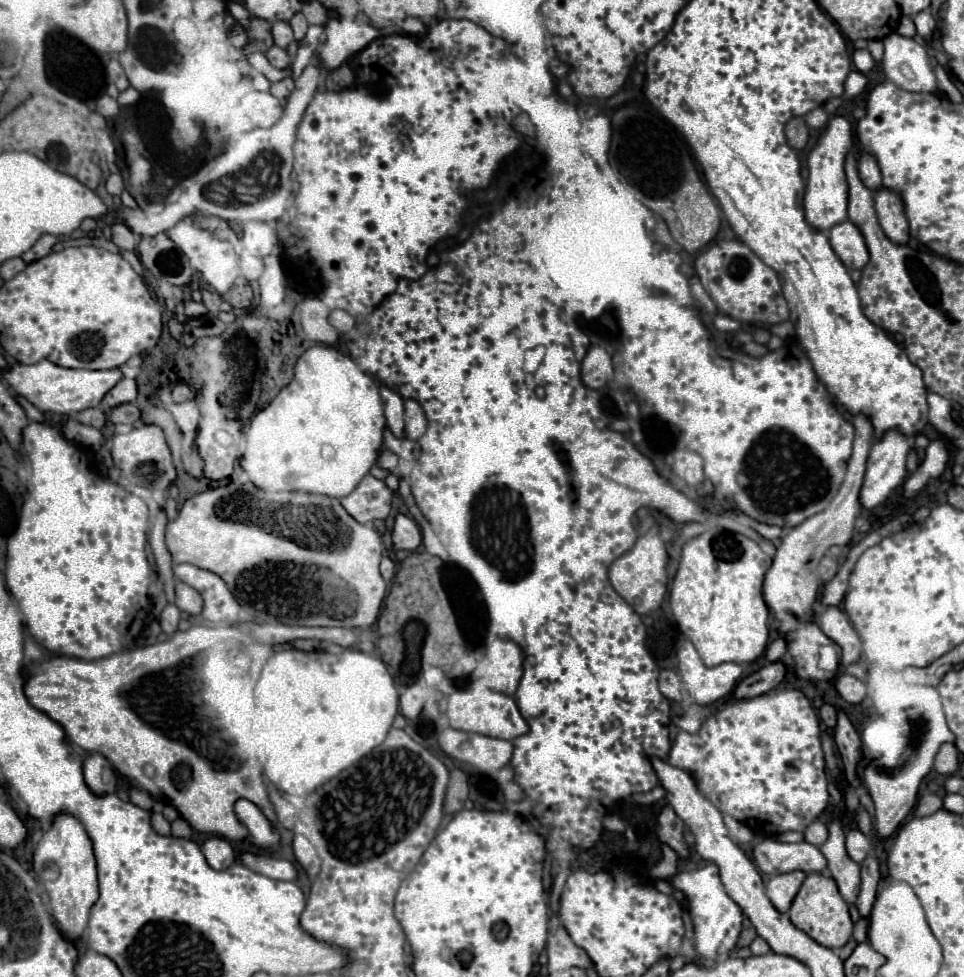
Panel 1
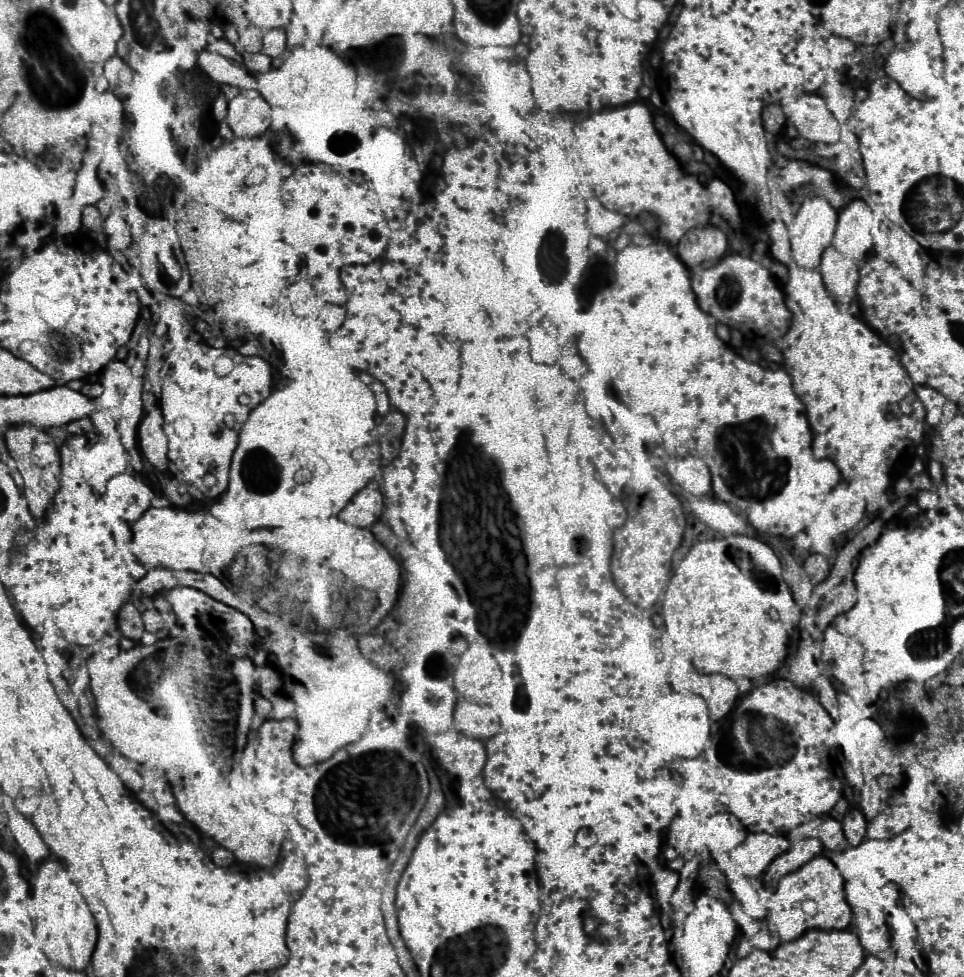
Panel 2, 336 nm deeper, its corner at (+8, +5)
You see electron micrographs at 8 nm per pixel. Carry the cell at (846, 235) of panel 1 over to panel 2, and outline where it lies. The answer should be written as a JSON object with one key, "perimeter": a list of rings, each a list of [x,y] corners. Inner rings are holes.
{"perimeter":[[[826,248],[820,260],[820,272],[832,298],[846,308],[856,298],[856,284],[860,276],[858,264],[846,256],[840,256],[834,248]]]}

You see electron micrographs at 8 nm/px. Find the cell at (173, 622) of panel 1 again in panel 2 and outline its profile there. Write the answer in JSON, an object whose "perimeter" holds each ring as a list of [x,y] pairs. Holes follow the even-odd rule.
{"perimeter":[[[154,608],[144,610],[144,612],[142,612],[142,618],[144,618],[144,624],[146,624],[146,630],[148,630],[148,632],[158,632],[158,630],[162,630],[162,626],[164,626],[162,616],[160,616],[158,610],[154,610]]]}

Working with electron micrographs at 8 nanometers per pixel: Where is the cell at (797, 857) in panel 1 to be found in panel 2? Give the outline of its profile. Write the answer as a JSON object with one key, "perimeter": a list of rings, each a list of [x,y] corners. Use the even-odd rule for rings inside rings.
{"perimeter":[[[766,832],[748,834],[746,840],[730,852],[730,858],[740,874],[758,878],[768,868],[768,864],[790,846],[792,844],[786,836],[770,836]]]}

